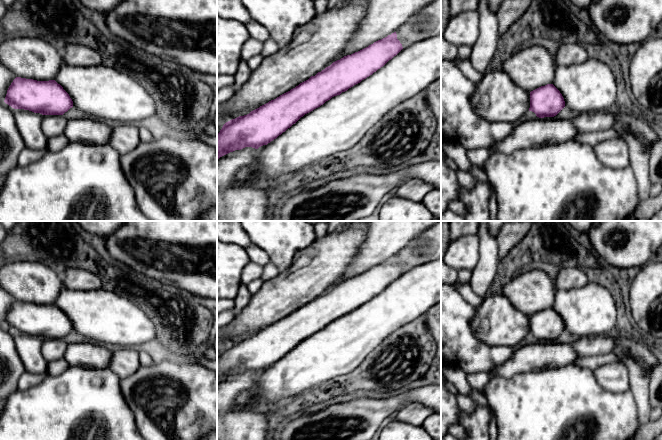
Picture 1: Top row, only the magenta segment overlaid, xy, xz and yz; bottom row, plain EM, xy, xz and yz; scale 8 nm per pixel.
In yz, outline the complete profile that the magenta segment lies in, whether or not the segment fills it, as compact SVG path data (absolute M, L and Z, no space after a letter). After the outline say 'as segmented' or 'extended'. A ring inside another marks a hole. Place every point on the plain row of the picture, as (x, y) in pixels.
M547 308L530 316L530 332L539 342L554 341L565 331L565 325L560 315Z | as segmented

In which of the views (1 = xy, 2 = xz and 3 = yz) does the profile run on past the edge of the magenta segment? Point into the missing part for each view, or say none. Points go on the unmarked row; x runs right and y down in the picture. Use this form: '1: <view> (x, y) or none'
1: none
2: none
3: none

